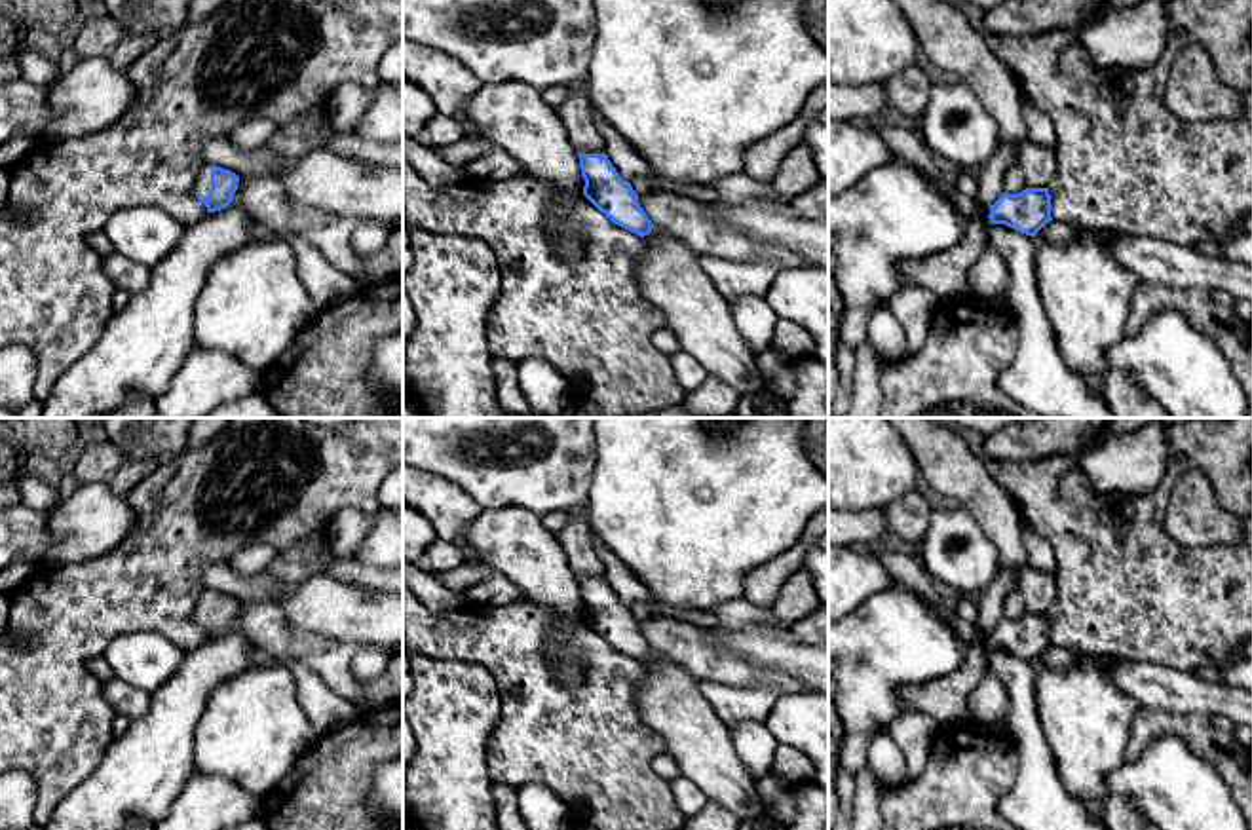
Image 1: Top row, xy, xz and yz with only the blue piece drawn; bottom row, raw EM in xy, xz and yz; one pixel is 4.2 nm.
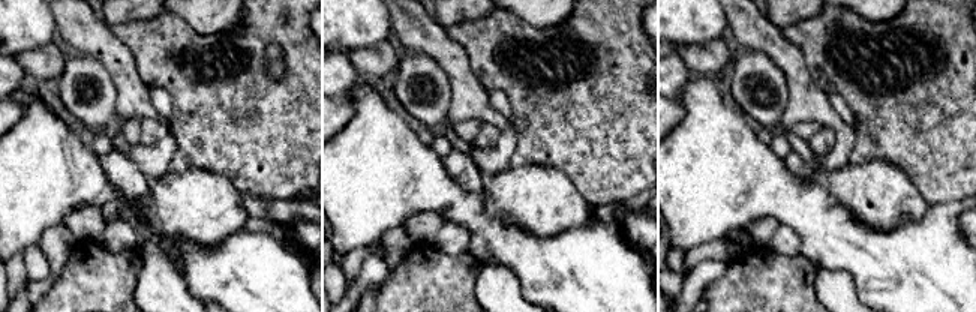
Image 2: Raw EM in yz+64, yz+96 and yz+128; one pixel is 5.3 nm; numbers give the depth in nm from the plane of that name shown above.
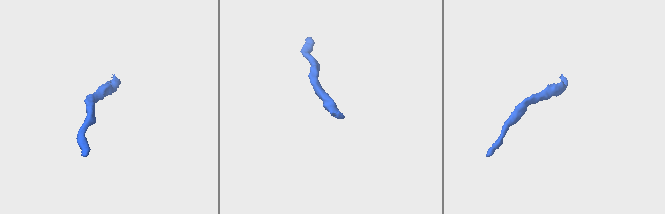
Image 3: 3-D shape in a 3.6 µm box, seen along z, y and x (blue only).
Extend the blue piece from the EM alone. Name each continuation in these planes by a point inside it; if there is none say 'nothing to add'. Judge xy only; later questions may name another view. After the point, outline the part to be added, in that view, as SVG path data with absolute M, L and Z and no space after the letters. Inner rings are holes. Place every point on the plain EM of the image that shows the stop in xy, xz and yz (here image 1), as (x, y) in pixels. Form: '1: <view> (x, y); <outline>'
1: xy (202, 614); M205 589L198 600L198 608L194 612L194 619L198 623L207 623L211 617L211 593Z

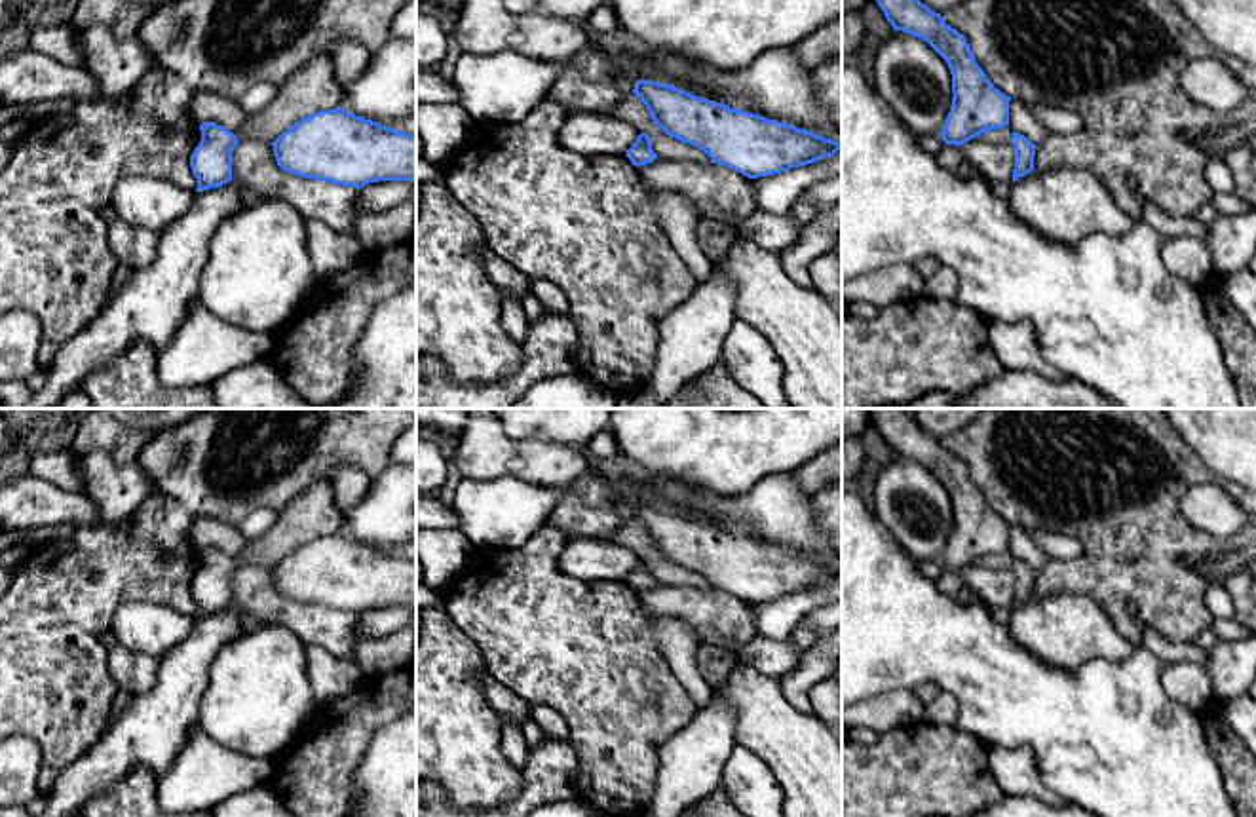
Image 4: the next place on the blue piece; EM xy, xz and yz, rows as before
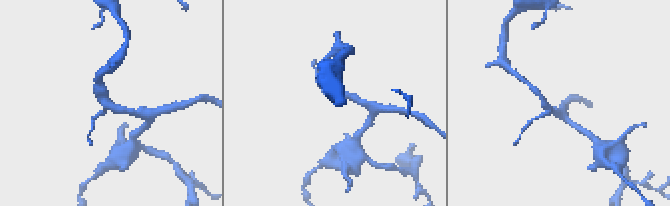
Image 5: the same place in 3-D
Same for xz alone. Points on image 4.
nothing to add

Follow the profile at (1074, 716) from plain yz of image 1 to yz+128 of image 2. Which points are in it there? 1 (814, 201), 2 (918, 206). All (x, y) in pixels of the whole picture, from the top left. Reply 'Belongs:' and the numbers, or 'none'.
Belongs: 2

